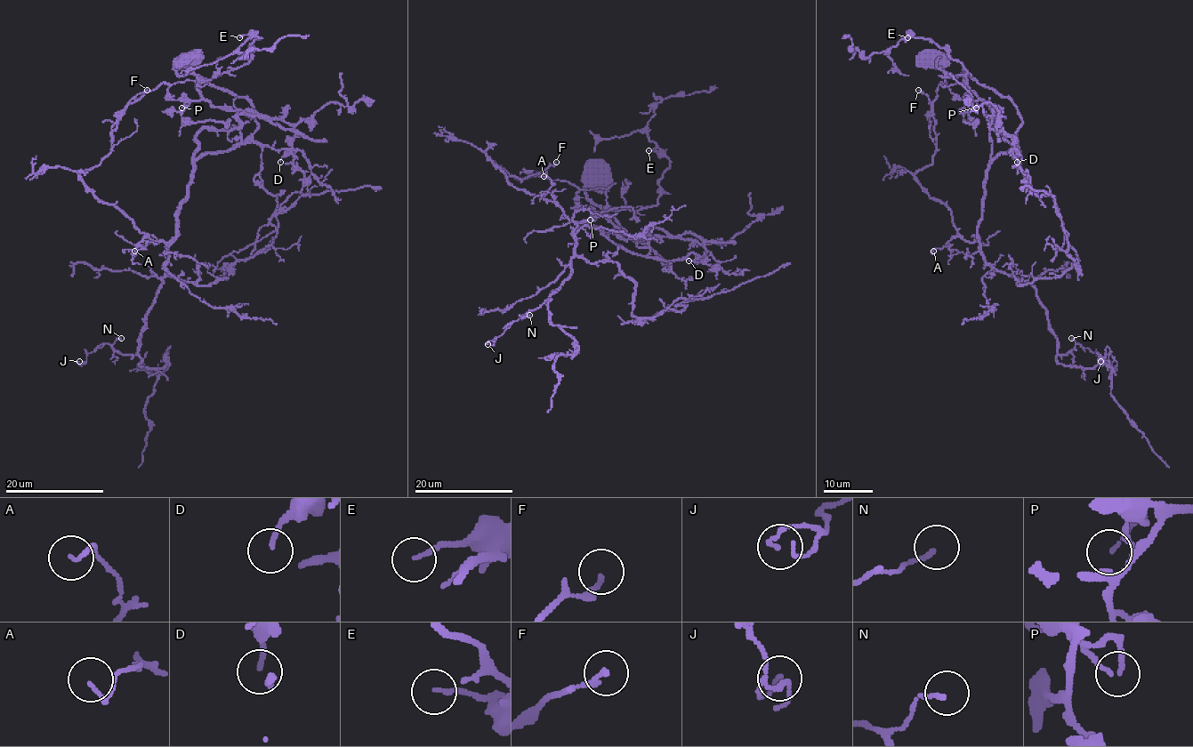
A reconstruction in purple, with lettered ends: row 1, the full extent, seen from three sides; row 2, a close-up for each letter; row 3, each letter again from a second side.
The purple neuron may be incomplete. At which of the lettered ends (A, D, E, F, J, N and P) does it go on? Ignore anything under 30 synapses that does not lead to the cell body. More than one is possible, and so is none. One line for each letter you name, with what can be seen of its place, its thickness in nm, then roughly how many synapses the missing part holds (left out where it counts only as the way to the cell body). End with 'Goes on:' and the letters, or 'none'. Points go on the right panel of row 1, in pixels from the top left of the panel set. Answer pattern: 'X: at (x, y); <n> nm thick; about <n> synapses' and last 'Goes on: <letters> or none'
D: at (1017, 162); 100 nm thick; about 90 synapses
Goes on: D

